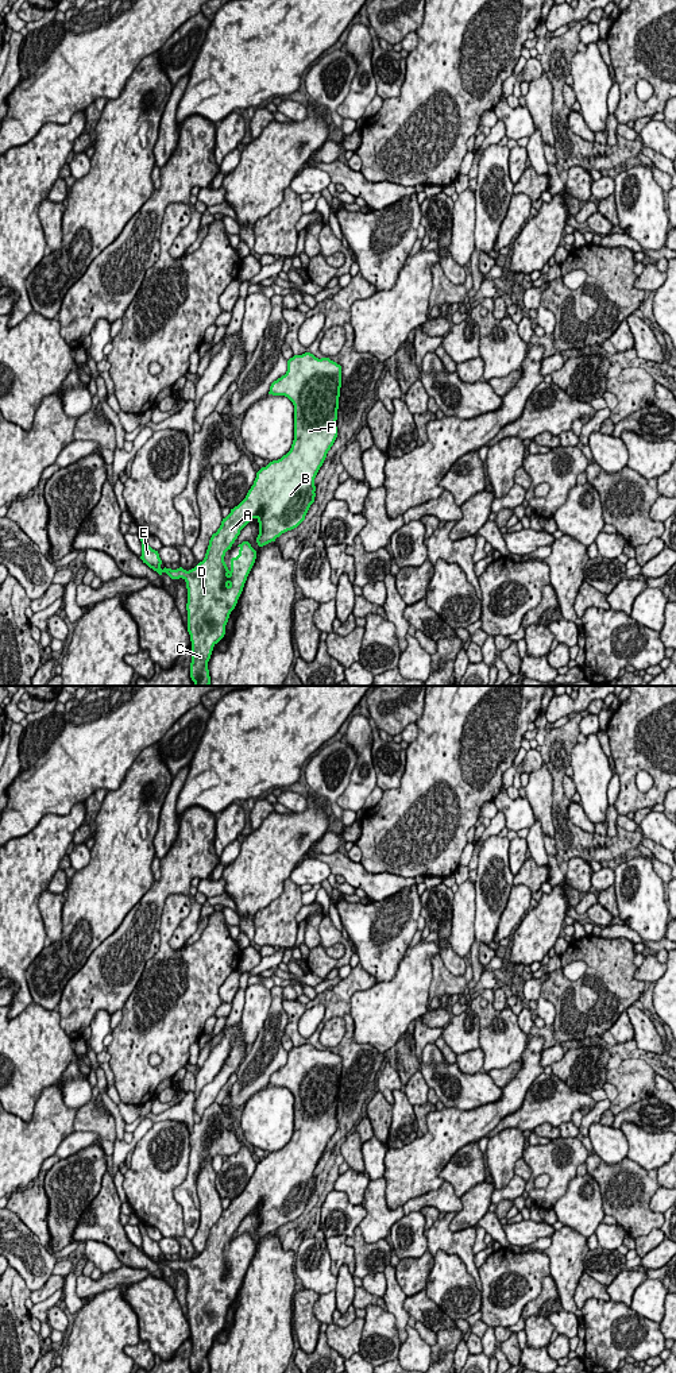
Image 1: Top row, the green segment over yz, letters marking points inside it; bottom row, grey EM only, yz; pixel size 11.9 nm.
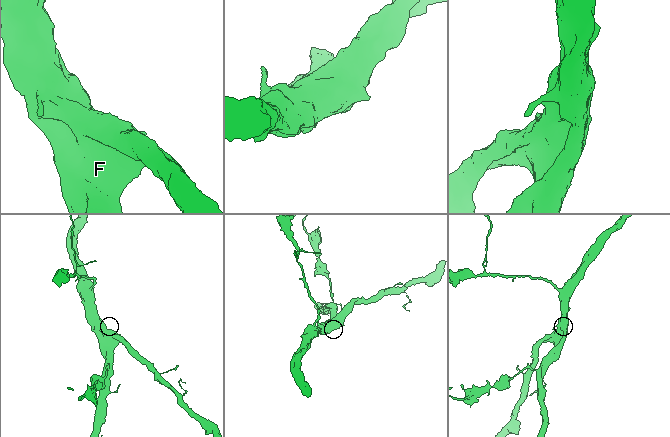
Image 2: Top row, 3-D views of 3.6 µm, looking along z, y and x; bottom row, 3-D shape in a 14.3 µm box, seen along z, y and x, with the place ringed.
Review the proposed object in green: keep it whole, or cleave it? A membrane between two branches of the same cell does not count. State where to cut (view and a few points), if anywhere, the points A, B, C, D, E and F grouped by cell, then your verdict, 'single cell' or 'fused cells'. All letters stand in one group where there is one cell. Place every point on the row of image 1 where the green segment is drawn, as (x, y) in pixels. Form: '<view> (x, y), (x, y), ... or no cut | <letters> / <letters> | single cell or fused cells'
no cut | A B C D E F | single cell

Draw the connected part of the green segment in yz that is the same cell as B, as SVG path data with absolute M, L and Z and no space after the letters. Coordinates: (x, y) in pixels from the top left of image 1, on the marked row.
M310 352L294 355L287 360L285 375L274 381L269 394L285 396L294 405L294 440L290 451L278 460L270 462L256 473L254 485L246 498L223 518L220 528L212 535L202 562L194 568L186 571L182 567L177 570L161 568L162 560L158 551L152 549L143 533L139 533L142 541L140 559L159 575L166 572L171 579L182 578L188 589L188 632L192 641L190 678L194 686L209 686L210 676L208 662L213 647L224 637L225 625L231 612L235 609L243 591L247 576L255 563L256 551L248 541L237 547L239 555L231 559L228 568L224 556L240 535L240 531L252 520L259 522L259 535L256 543L263 547L275 541L282 533L297 528L314 502L316 486L314 478L322 466L328 451L337 437L337 409L341 387L341 366L329 358L316 358Z

